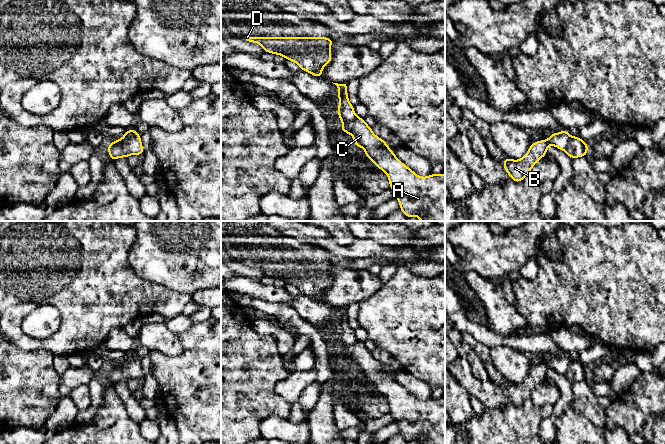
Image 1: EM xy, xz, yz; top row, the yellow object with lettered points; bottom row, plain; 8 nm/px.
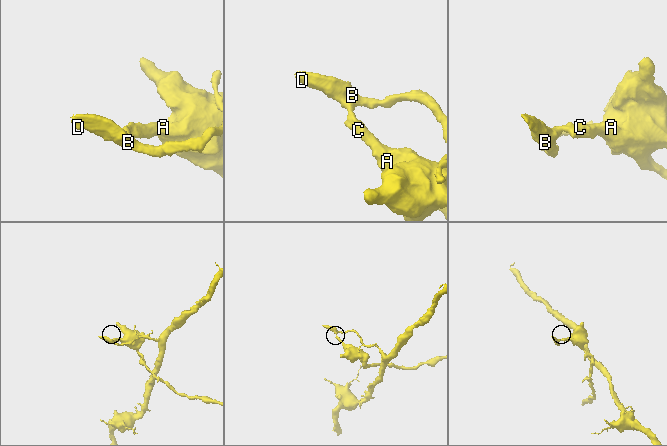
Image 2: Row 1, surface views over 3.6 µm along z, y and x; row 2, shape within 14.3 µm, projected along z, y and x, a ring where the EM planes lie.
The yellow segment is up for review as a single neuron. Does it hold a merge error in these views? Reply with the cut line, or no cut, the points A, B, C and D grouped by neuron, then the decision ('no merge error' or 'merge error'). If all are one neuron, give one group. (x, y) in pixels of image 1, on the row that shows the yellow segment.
cut xy (136, 133), (121, 139); groups A C / B D; merge error

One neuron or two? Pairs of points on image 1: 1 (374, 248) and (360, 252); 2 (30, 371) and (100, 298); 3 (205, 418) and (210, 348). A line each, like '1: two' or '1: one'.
1: one
2: two
3: one

